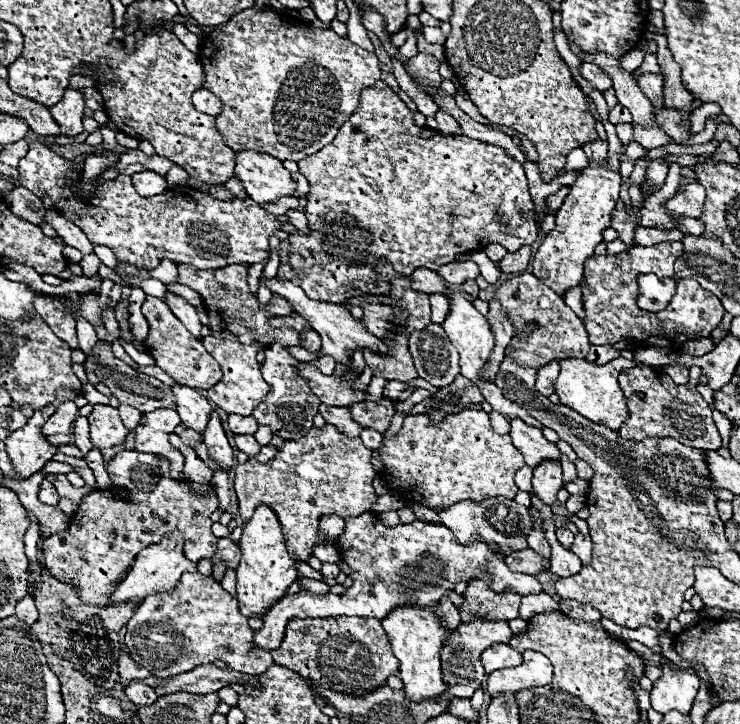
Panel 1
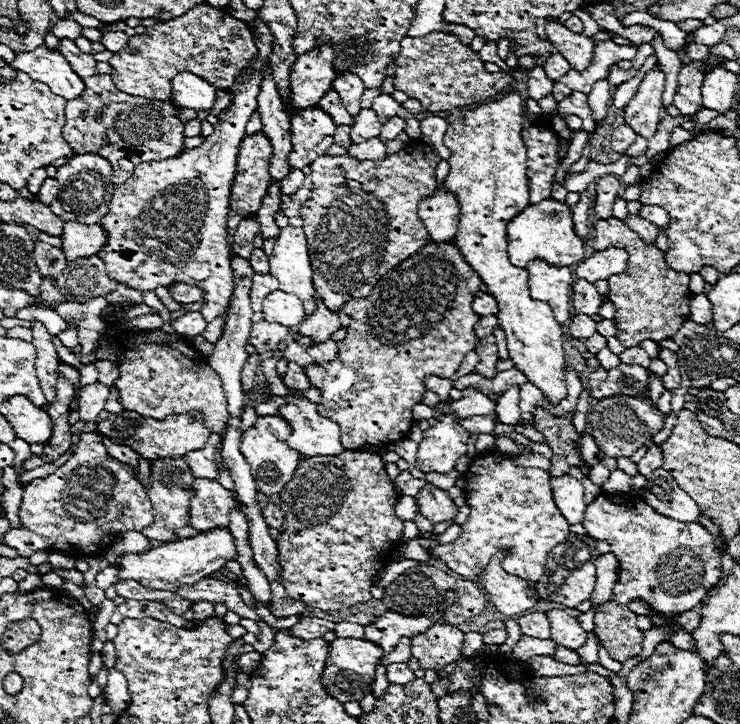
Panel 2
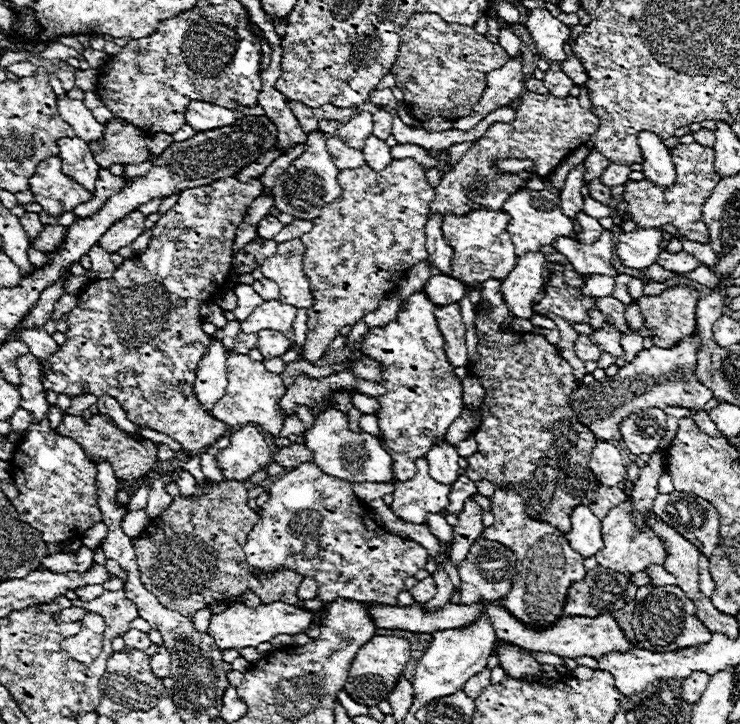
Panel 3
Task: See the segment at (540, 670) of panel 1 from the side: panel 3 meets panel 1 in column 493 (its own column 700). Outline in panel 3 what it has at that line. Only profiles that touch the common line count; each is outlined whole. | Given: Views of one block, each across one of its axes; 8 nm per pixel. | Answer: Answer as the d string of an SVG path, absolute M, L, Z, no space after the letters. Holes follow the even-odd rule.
M702 672L692 674L690 678L686 678L684 684L682 684L682 700L684 700L686 704L696 702L696 700L702 696L702 692L706 690L708 680L710 680L710 676L702 676Z

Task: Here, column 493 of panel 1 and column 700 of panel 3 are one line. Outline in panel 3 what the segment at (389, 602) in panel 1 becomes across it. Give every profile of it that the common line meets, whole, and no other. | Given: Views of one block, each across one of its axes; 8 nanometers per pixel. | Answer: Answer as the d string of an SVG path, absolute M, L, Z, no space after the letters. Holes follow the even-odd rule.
M700 554L700 590L706 594L706 596L712 596L714 594L714 580L710 576L710 562L708 562L708 556Z

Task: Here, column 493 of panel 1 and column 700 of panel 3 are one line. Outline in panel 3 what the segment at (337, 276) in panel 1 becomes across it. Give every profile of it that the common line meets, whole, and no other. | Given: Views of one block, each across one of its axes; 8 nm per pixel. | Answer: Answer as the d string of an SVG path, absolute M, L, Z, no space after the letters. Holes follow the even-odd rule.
M692 142L692 144L678 144L678 146L670 148L670 156L672 156L672 162L676 168L674 186L664 188L664 186L652 184L650 180L640 180L640 182L630 180L626 184L626 192L622 194L622 198L630 204L624 218L638 222L640 228L658 228L658 226L670 224L686 240L708 244L710 234L708 234L708 226L702 218L702 206L706 204L712 190L720 182L720 176L714 170L714 150Z

